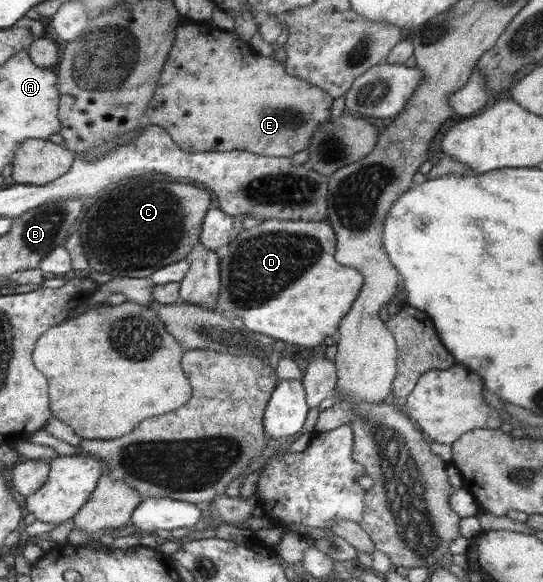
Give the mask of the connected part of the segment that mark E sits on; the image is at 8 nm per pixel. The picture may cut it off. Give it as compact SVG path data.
M198 22L180 23L176 28L178 37L175 38L175 46L171 48L171 56L164 65L162 74L159 79L159 85L156 86L155 97L152 98L150 105L148 105L148 120L149 124L163 127L171 134L172 139L185 152L205 152L205 151L251 151L258 155L265 156L280 156L281 158L291 158L293 154L307 149L312 141L312 136L316 128L320 124L324 124L330 120L330 109L332 109L332 96L325 92L320 86L310 83L303 79L298 79L292 76L286 70L286 64L282 61L274 60L273 57L263 57L258 55L249 42L246 42L234 32L221 30L214 23Z

